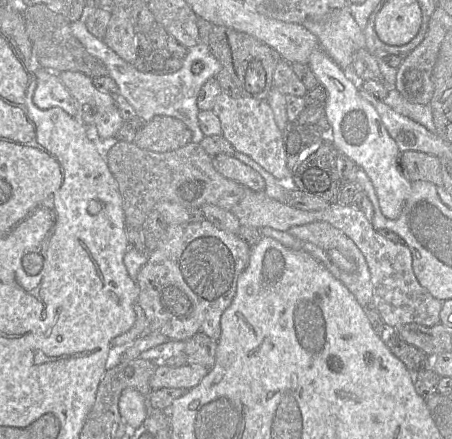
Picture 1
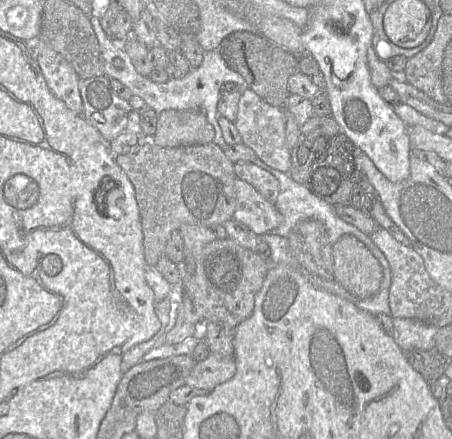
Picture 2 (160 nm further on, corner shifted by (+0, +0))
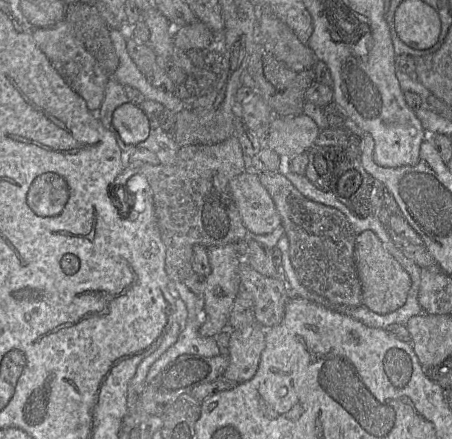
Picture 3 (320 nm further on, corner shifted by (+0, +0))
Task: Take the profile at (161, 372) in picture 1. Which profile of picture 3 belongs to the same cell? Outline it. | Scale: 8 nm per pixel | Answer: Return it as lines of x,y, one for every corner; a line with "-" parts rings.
254,323
246,328
230,331
229,365
223,376
239,384
251,380
258,370
266,345
266,329

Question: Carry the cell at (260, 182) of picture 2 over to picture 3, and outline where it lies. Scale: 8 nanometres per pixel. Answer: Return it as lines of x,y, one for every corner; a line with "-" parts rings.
261,172
258,173
258,177
281,218
284,234
288,238
290,261
299,282
309,291
334,304
349,307
361,306
362,288
354,259
357,235
345,215
335,208
307,199
279,172

